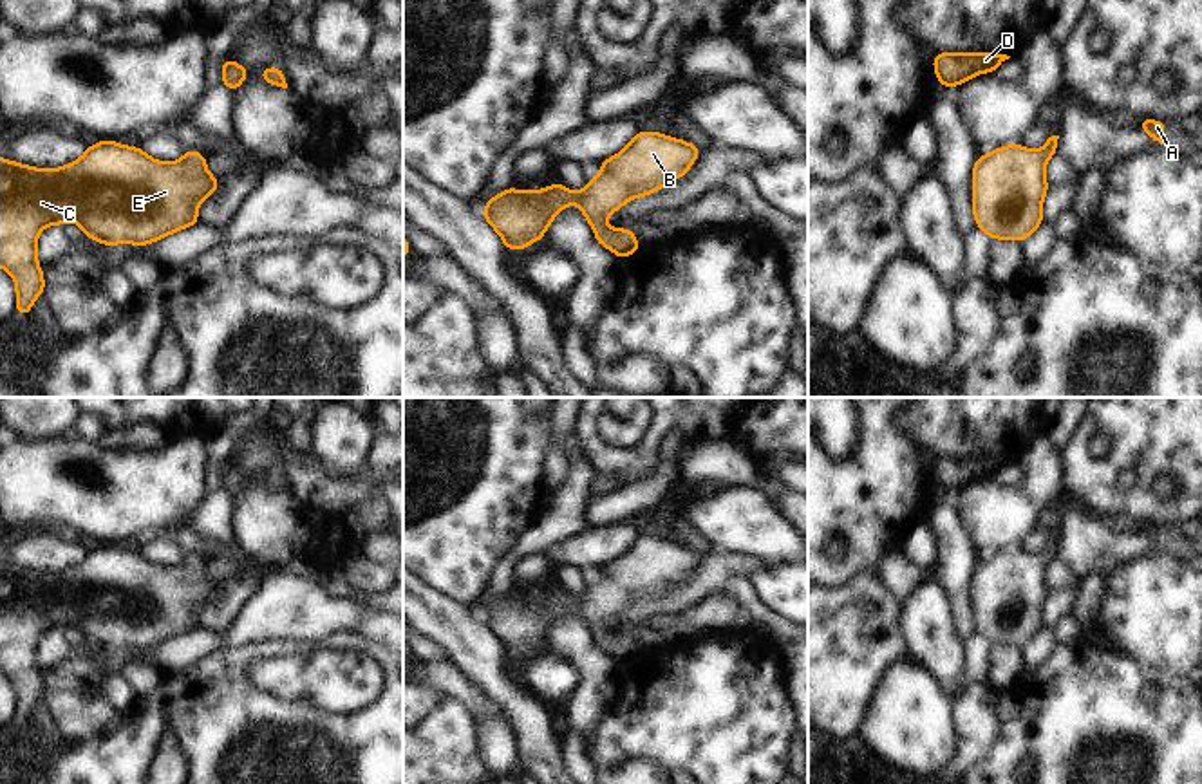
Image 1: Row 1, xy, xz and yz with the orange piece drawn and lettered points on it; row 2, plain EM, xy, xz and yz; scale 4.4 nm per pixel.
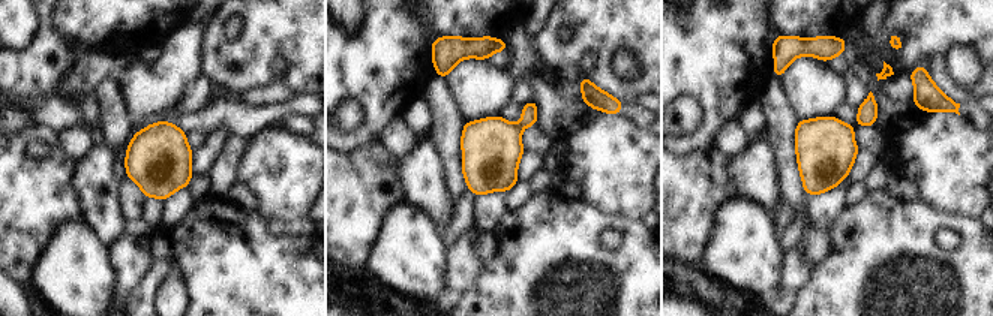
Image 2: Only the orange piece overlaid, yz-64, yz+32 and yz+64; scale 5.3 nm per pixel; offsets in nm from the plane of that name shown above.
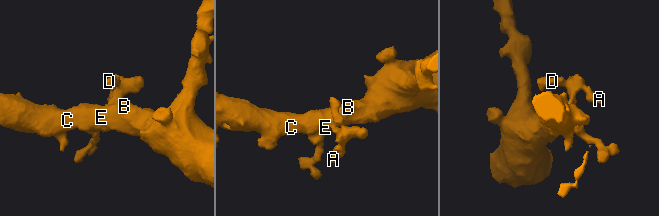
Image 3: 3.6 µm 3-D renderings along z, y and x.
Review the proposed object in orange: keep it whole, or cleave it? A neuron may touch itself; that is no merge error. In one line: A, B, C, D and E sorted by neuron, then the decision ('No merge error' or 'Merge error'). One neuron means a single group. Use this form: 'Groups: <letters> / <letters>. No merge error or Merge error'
Groups: A B C D E. No merge error

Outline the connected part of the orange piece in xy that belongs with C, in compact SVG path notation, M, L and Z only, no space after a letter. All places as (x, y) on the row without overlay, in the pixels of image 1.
M114 546L90 549L81 564L58 574L38 574L0 562L0 670L16 685L16 717L29 723L33 706L45 697L36 659L40 634L72 625L87 643L105 650L146 650L199 629L195 612L217 596L219 585L206 576L206 560L199 556L186 555L177 567L159 567L139 551Z

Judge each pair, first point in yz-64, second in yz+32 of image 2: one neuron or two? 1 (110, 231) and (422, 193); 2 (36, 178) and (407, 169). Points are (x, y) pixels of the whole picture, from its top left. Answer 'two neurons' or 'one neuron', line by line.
1: one neuron
2: two neurons

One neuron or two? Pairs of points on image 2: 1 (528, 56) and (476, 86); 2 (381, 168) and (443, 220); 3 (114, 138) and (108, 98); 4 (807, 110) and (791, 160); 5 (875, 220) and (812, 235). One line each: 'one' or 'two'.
1: one
2: two
3: one
4: two
5: two

